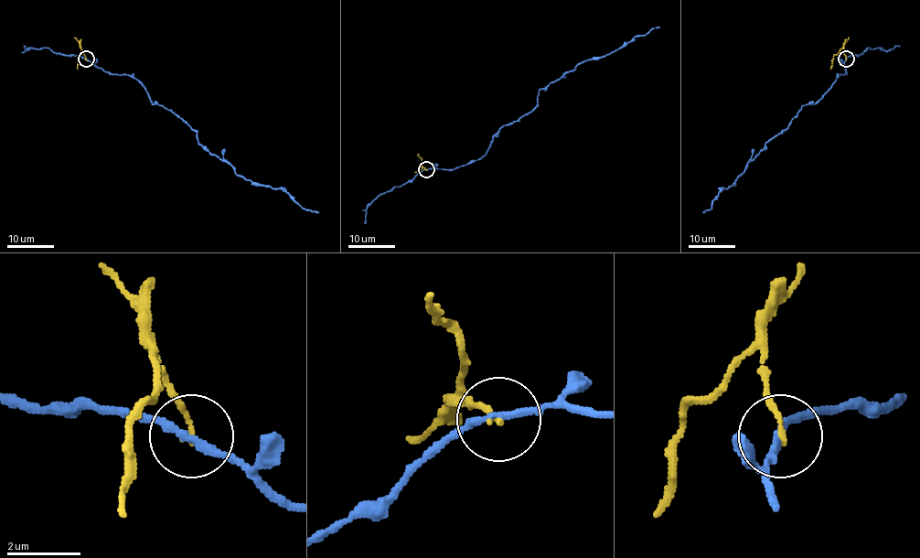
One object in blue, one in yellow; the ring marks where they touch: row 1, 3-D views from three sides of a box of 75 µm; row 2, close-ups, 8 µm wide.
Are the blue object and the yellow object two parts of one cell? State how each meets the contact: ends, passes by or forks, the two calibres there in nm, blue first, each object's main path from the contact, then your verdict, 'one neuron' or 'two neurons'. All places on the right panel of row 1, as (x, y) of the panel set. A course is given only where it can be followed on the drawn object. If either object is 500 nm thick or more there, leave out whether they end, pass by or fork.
blue passes by; yellow ends; calibres 200 and 150 nm; course blue (845, 59), (845, 74), (818, 100), (801, 107), (789, 125), (765, 143), (703, 213); course yellow (845, 59), (842, 48), (834, 56), (830, 69); two neurons

